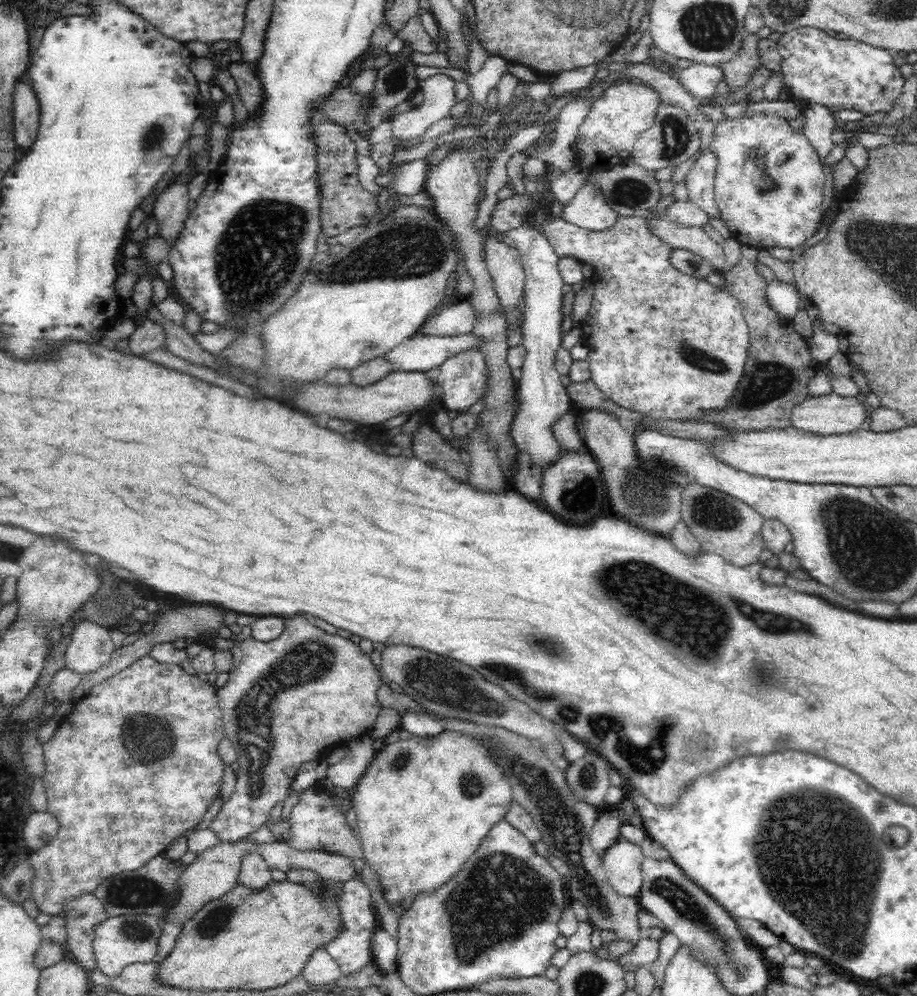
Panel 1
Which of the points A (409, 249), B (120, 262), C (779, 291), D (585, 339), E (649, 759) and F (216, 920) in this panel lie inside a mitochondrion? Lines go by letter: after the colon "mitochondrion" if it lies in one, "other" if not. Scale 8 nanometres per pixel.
A: mitochondrion
B: other
C: other
D: other
E: mitochondrion
F: mitochondrion

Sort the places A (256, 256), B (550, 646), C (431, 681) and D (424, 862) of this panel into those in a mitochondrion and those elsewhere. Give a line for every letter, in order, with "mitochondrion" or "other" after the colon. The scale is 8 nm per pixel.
A: mitochondrion
B: mitochondrion
C: mitochondrion
D: other

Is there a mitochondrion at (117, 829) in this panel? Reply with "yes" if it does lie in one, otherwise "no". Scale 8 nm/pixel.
no

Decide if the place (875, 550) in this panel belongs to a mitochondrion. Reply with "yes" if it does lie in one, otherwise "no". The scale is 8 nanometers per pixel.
yes

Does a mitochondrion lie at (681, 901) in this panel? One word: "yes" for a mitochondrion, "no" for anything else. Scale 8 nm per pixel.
yes

